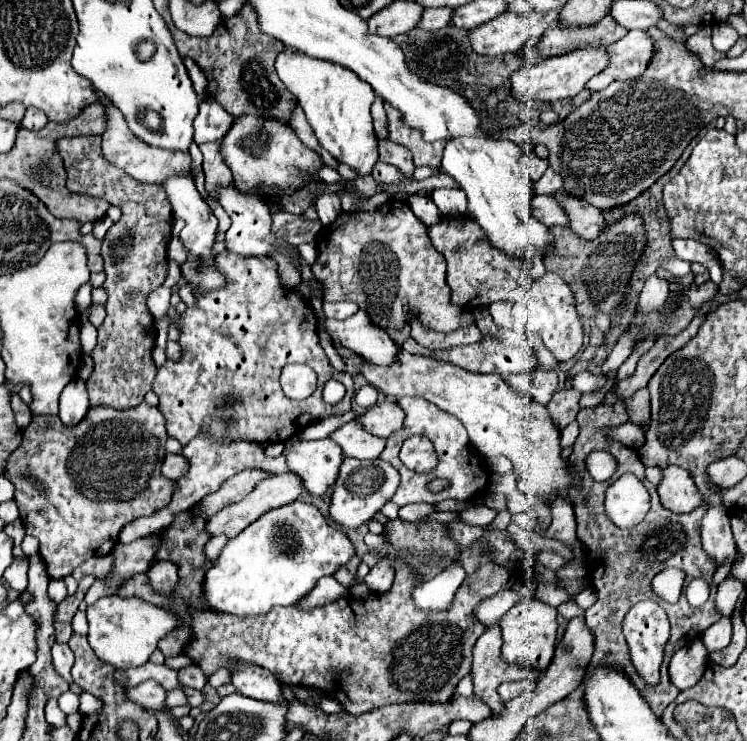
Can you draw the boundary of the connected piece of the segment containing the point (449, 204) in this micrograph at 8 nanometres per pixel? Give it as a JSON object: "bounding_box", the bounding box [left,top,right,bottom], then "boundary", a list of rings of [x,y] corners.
{"bounding_box":[430,188,466,216],"boundary":[[[438,188],[432,192],[430,198],[444,216],[466,214],[466,194],[460,188]]]}

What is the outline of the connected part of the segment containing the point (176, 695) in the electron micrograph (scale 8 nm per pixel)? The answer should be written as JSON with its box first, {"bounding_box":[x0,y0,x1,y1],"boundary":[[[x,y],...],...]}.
{"bounding_box":[164,690,186,712],"boundary":[[[174,690],[174,692],[168,692],[168,698],[166,698],[166,706],[164,706],[164,710],[170,712],[172,708],[182,706],[182,704],[186,704],[186,696],[182,694],[182,690]]]}

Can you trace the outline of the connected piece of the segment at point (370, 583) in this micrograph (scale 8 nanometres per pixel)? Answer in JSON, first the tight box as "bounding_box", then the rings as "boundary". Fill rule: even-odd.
{"bounding_box":[364,566,394,594],"boundary":[[[374,566],[364,578],[364,584],[376,594],[388,592],[392,582],[394,582],[394,572],[390,572],[386,566]]]}

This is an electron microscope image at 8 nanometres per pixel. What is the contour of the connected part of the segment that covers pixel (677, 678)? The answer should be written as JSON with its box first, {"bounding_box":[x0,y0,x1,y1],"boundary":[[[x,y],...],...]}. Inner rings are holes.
{"bounding_box":[668,640,708,690],"boundary":[[[694,640],[686,648],[682,646],[678,654],[672,656],[668,674],[674,686],[686,690],[700,680],[706,666],[708,666],[708,650],[702,644],[702,640]]]}

